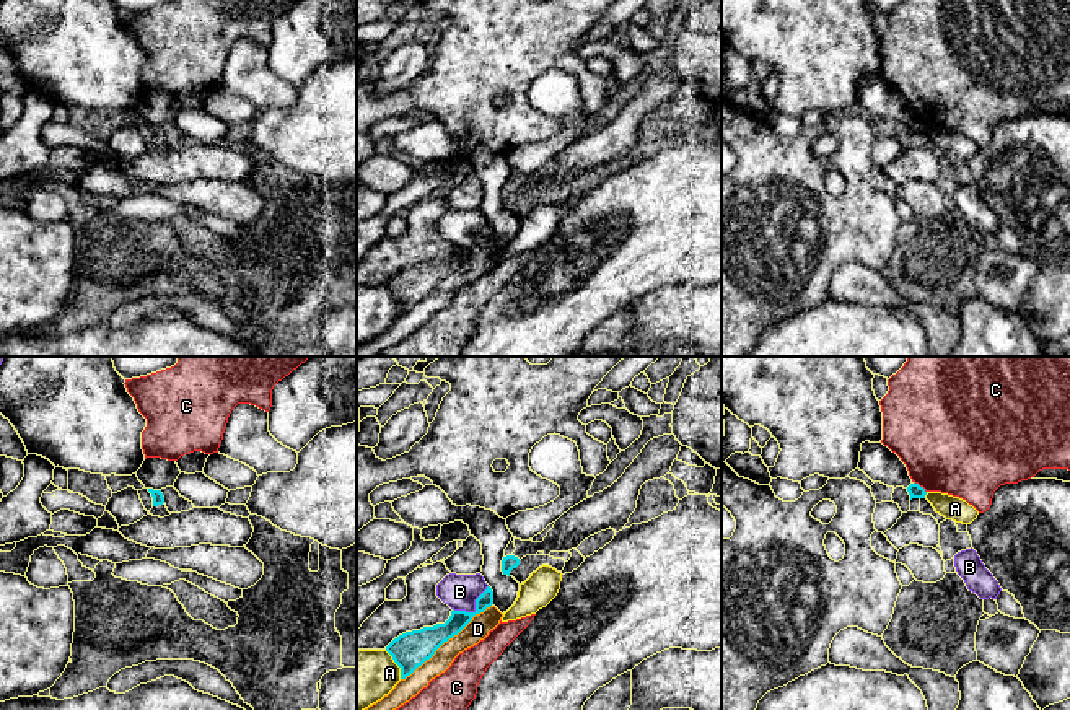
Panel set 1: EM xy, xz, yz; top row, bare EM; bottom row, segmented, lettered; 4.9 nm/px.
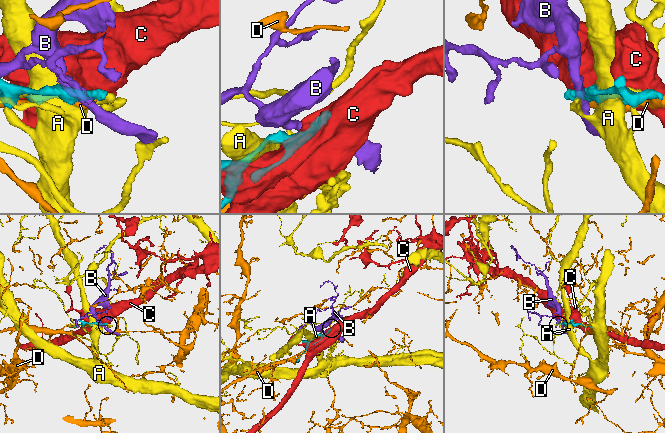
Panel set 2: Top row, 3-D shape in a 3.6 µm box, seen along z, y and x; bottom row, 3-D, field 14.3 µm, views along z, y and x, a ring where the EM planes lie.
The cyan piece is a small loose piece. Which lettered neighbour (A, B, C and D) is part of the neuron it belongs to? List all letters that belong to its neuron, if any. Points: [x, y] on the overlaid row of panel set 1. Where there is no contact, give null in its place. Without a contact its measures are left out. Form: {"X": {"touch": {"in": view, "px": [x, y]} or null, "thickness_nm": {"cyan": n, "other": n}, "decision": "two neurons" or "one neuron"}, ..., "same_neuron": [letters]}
{"A": {"touch": {"in": "xz", "px": [396, 663]}, "thickness_nm": {"cyan": 180, "other": 280}, "decision": "two neurons"}, "B": {"touch": {"in": "xz", "px": [476, 608]}, "thickness_nm": {"cyan": 100, "other": 180}, "decision": "two neurons"}, "C": {"touch": {"in": "yz", "px": [919, 486]}, "thickness_nm": {"cyan": 70, "other": 480}, "decision": "two neurons"}, "D": {"touch": {"in": "xz", "px": [445, 640]}, "thickness_nm": {"cyan": 180, "other": 110}, "decision": "two neurons"}, "same_neuron": []}

